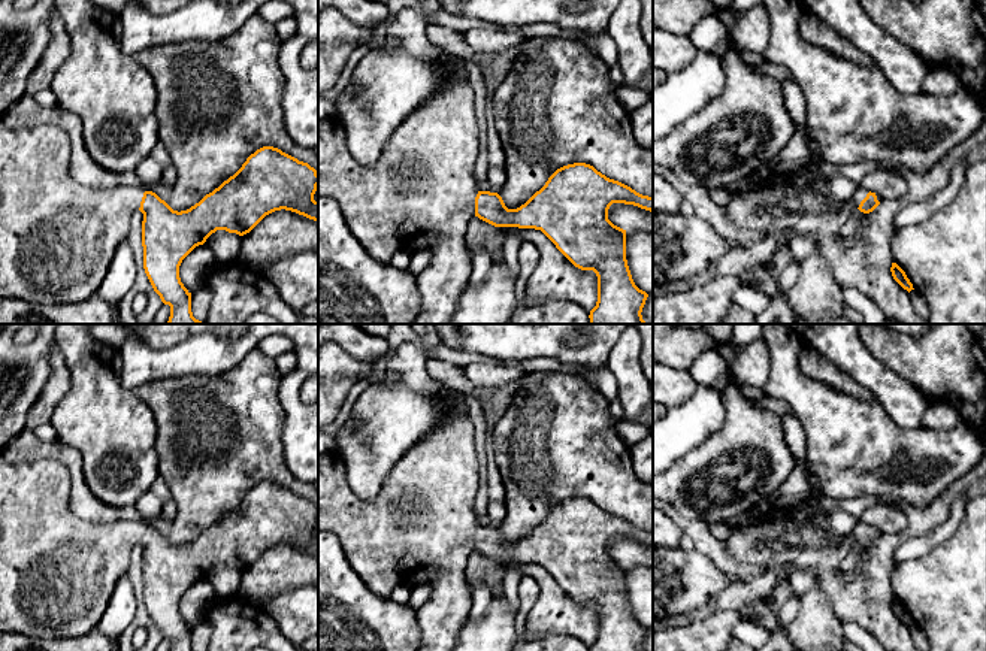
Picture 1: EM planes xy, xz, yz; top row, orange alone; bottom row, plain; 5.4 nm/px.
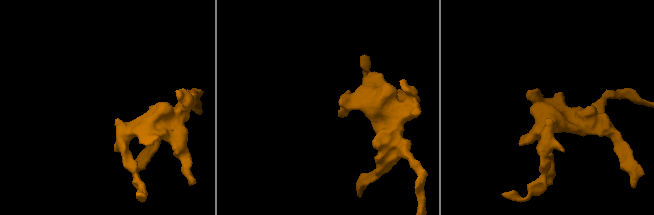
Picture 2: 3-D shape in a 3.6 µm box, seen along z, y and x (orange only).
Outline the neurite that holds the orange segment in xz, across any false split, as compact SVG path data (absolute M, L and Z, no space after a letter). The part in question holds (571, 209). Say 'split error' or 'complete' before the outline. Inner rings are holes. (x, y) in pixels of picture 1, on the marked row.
split error | M460 70L454 72L396 128L375 164L363 166L354 160L347 145L345 127L338 116L318 121L318 194L339 203L350 231L373 260L388 263L406 248L412 236L426 230L436 234L432 264L417 276L421 311L414 324L450 324L454 317L460 296L471 282L472 261L465 236L474 217L494 227L541 230L575 267L593 270L598 276L598 302L590 311L590 324L647 324L641 312L648 294L639 290L632 279L626 260L626 230L608 219L608 209L613 203L624 203L653 212L653 197L607 178L590 164L574 163L557 169L524 205L508 209L497 193L477 190L474 166L478 146L474 93L468 75Z

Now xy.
split error | M0 122L0 297L45 305L70 305L90 299L105 279L118 246L127 240L133 214L140 211L143 269L161 302L170 306L167 324L205 324L193 317L191 293L179 278L182 260L196 246L203 245L217 230L244 236L266 215L281 209L318 221L318 202L314 200L318 187L317 170L273 146L257 149L233 176L181 212L173 211L155 193L139 187L79 185L70 175L70 149L67 133L57 125L10 130Z

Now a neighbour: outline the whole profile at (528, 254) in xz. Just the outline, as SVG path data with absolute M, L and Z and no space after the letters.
M523 240L518 249L520 272L515 279L515 288L518 296L521 297L524 296L527 282L536 269L538 260L539 260L539 251L536 249L536 246L529 240Z

